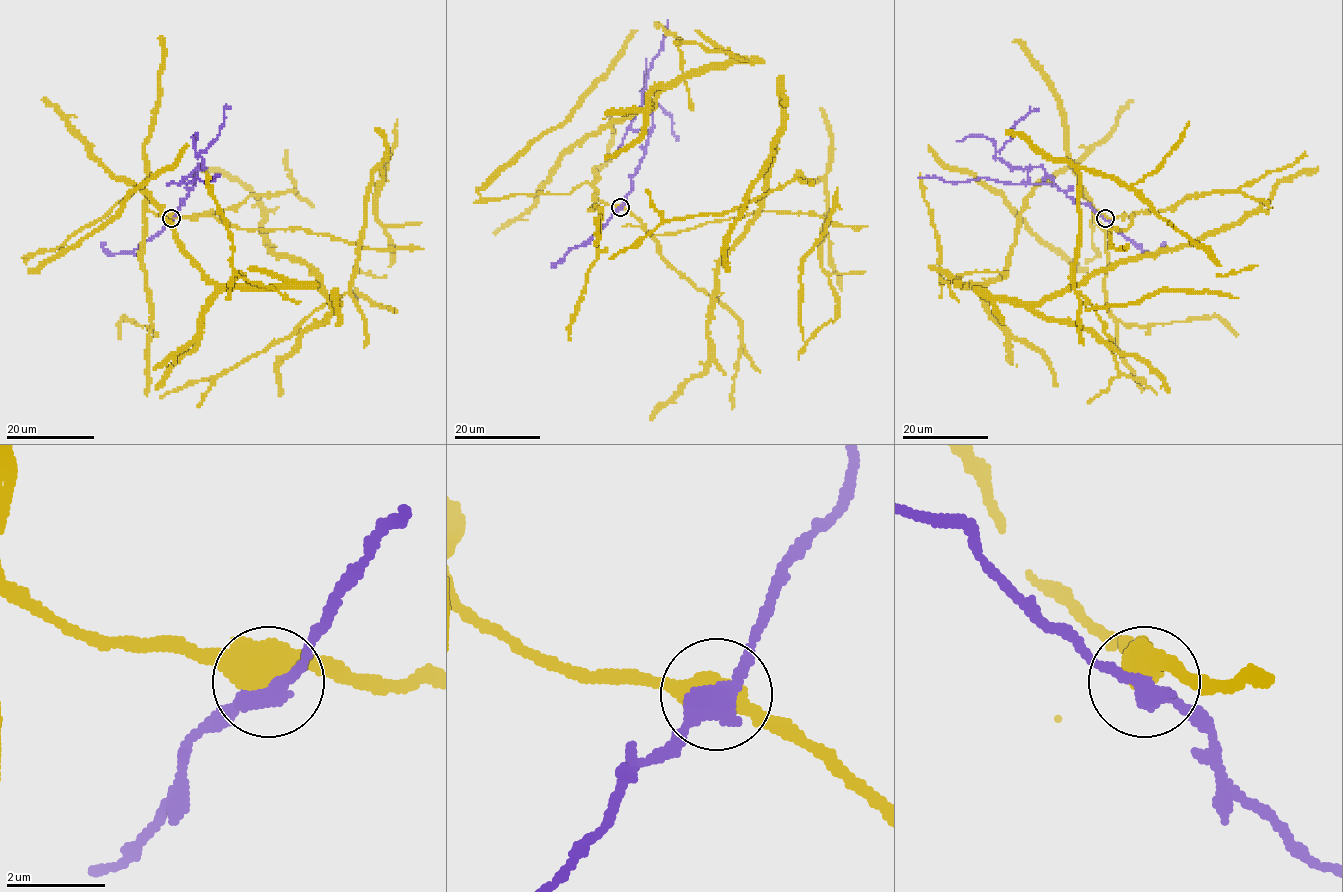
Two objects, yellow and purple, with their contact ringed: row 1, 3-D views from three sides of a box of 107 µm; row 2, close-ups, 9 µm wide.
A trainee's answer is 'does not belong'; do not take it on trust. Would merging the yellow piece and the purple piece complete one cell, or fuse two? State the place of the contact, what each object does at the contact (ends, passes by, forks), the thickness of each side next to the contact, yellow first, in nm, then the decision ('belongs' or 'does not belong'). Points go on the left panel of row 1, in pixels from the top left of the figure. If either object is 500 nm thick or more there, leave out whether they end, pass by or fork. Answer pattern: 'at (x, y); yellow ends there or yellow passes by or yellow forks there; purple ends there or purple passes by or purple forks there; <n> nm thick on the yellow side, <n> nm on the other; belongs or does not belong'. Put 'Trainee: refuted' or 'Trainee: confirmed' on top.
Trainee: confirmed
at (171, 218); 550 nm thick on the yellow side, 400 nm on the other; does not belong

